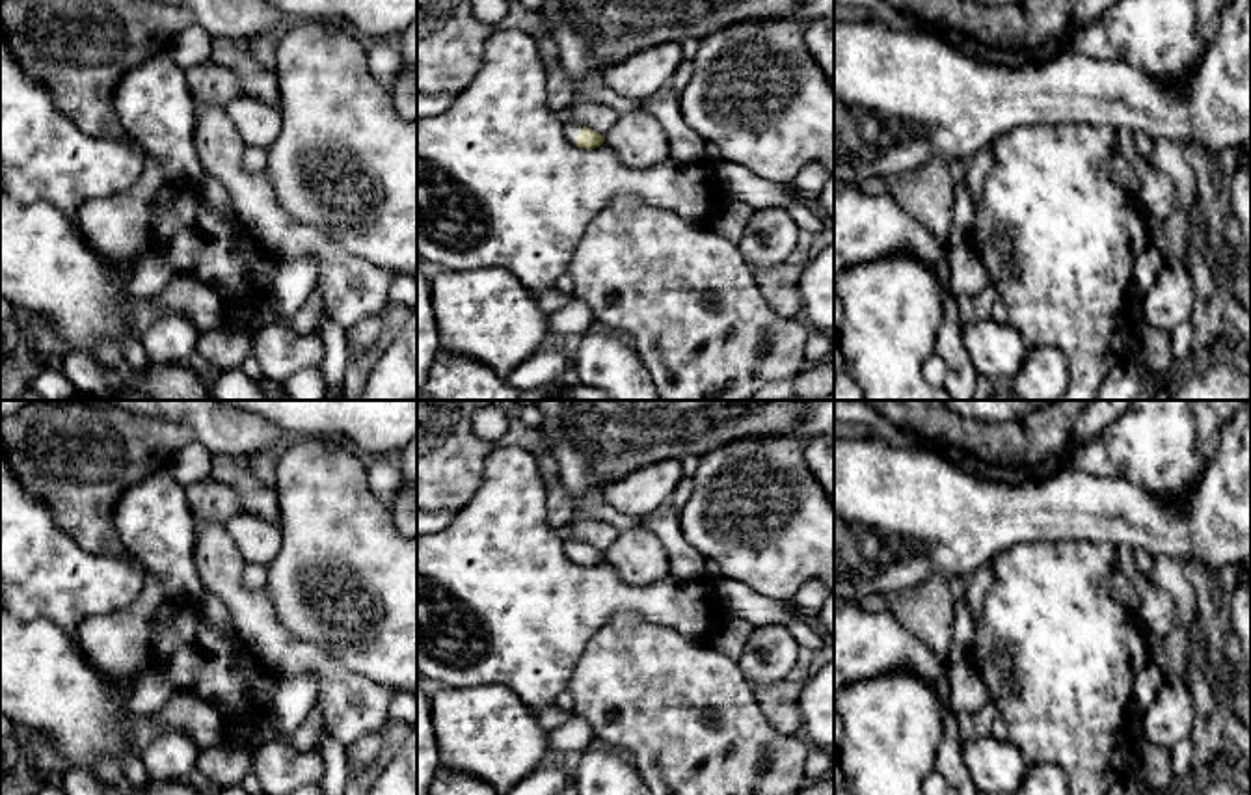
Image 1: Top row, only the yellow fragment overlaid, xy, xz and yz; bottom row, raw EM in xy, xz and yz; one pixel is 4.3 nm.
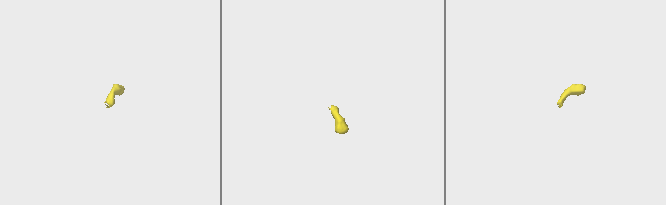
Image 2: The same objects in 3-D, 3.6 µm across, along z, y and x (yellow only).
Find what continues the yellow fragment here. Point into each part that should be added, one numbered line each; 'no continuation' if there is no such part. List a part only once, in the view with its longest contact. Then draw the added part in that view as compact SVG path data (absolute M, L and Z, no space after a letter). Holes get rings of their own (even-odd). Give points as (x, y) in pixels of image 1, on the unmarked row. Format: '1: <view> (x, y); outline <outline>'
1: xz (572, 548); outline M562 532L562 538L564 538L564 551L566 551L566 555L568 555L573 562L577 562L577 557L579 557L579 551L581 551L583 544L577 542L577 540L573 540L573 538L568 536L566 532Z

